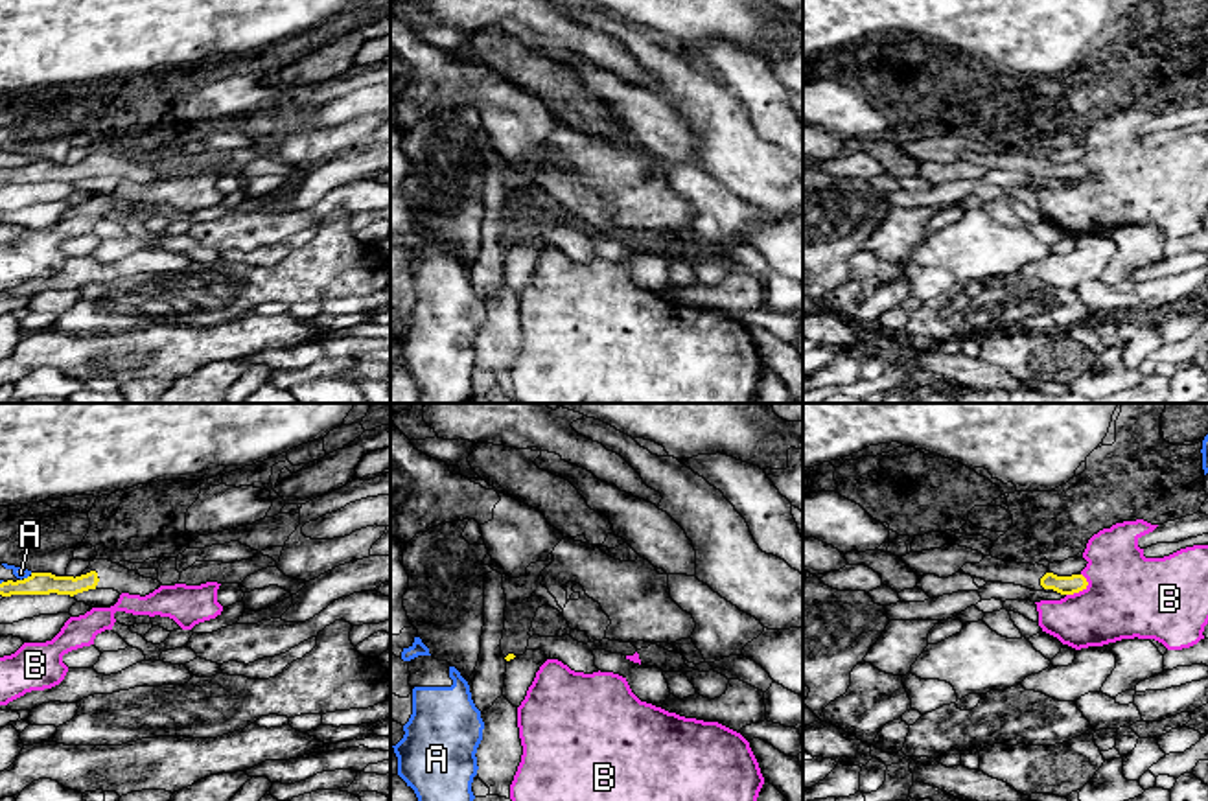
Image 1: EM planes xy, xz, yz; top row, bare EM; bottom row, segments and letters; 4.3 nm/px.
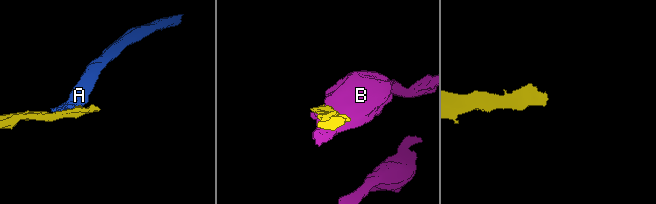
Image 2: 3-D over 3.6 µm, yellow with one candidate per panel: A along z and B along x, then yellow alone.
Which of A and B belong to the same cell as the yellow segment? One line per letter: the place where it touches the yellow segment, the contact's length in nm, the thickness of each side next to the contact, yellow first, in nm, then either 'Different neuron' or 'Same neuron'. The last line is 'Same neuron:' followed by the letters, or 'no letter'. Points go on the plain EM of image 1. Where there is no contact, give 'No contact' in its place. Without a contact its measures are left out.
A: Touches yellow at xy (28, 164). Shared border 50 nm. Thickness 100 nm (yellow) against 50 nm. Different neuron
B: Touches yellow at yz (1081, 177). Shared border 120 nm. Thickness 80 nm (yellow) against 360 nm. Different neuron
Same neuron: no letter

